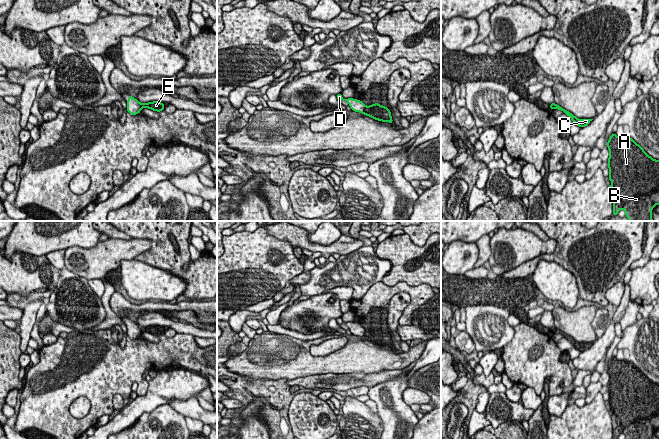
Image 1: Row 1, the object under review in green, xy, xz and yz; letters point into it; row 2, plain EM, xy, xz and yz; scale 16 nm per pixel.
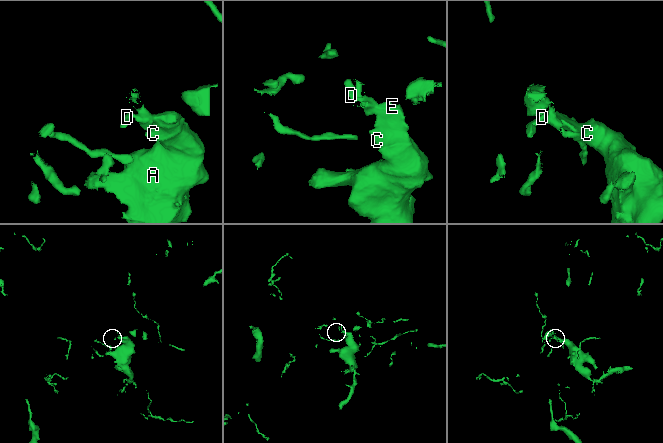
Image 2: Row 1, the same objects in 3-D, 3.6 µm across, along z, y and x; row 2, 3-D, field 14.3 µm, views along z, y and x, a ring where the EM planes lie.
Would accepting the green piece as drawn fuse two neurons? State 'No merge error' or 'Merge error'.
Merge error

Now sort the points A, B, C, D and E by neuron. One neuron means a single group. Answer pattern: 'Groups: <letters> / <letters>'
Groups: A B C E / D

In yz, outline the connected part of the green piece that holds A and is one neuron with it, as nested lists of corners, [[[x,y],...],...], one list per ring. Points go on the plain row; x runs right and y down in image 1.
[[[616,357],[611,358],[607,372],[613,439],[618,439],[621,433],[625,439],[652,439],[653,432],[659,429],[659,384],[649,380],[632,362],[619,361]]]

